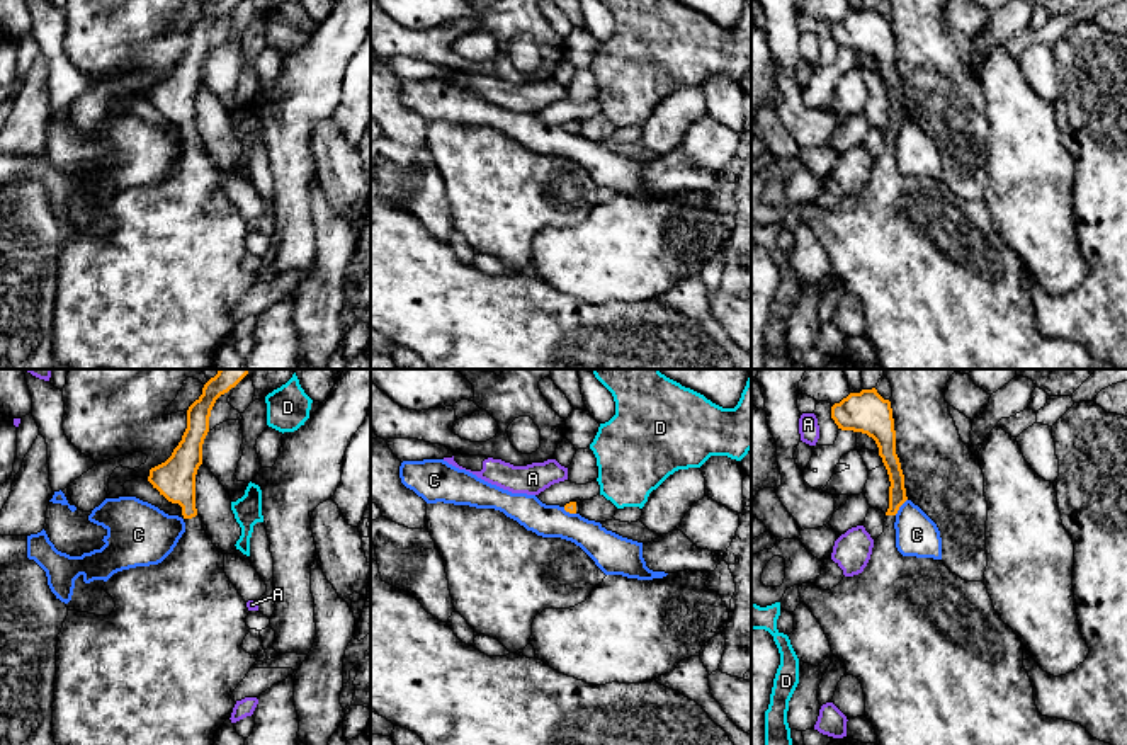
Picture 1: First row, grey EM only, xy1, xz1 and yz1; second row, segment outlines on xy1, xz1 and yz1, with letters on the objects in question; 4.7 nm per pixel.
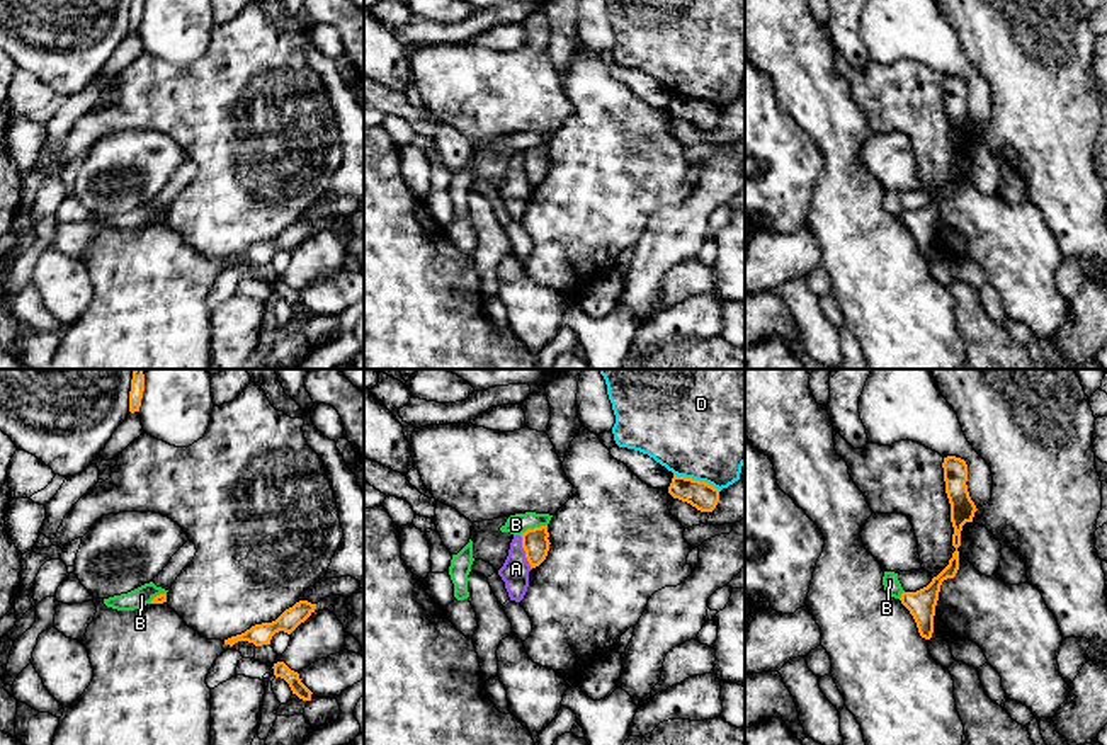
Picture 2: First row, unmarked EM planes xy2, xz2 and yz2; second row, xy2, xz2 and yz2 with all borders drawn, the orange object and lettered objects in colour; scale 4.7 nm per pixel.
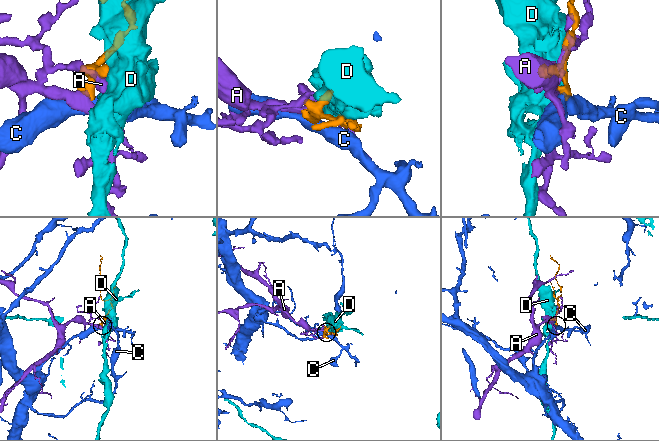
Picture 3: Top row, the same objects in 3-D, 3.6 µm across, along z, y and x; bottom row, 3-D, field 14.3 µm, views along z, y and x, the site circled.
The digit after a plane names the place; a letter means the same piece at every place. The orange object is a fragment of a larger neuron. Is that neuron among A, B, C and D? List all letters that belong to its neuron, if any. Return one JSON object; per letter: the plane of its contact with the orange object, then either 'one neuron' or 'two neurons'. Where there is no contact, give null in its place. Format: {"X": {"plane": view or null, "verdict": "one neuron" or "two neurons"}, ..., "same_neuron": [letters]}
{"A": {"plane": "xz2", "verdict": "two neurons"}, "B": {"plane": "xz2", "verdict": "two neurons"}, "C": {"plane": "yz1", "verdict": "two neurons"}, "D": {"plane": "xz2", "verdict": "two neurons"}, "same_neuron": []}

